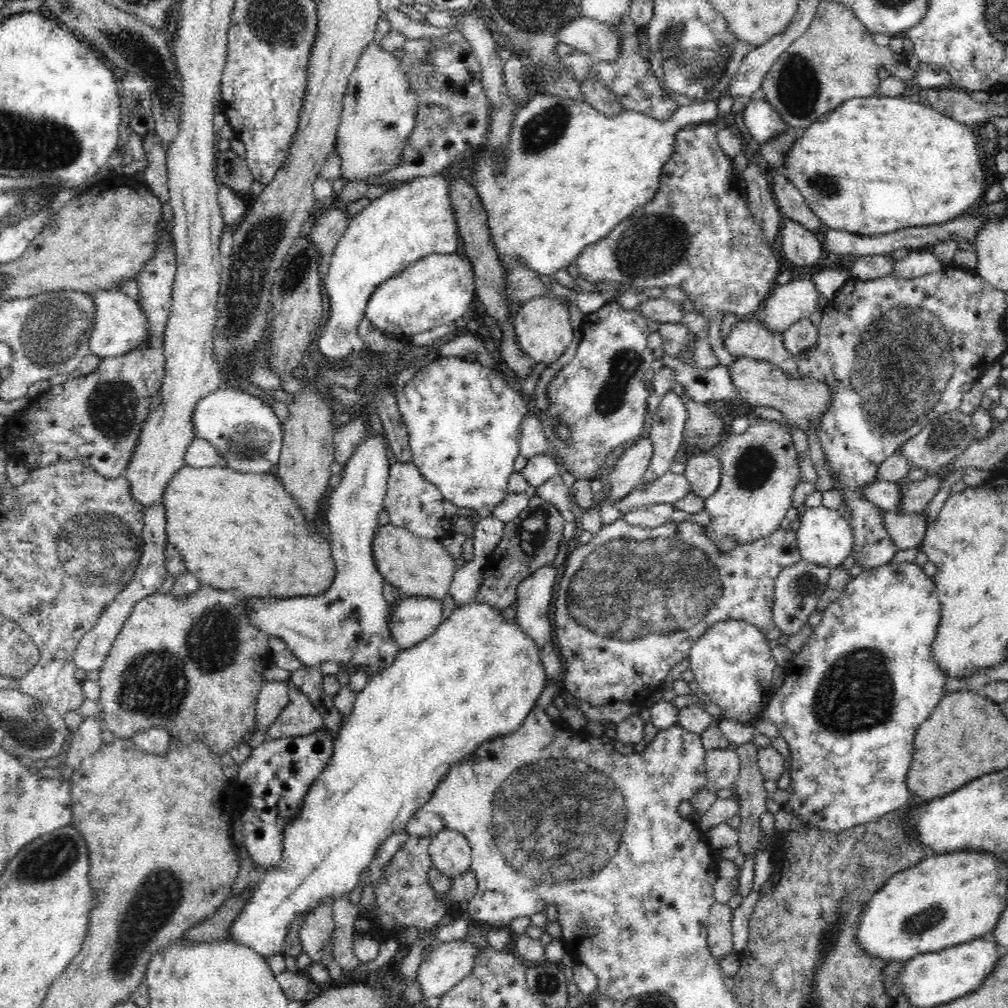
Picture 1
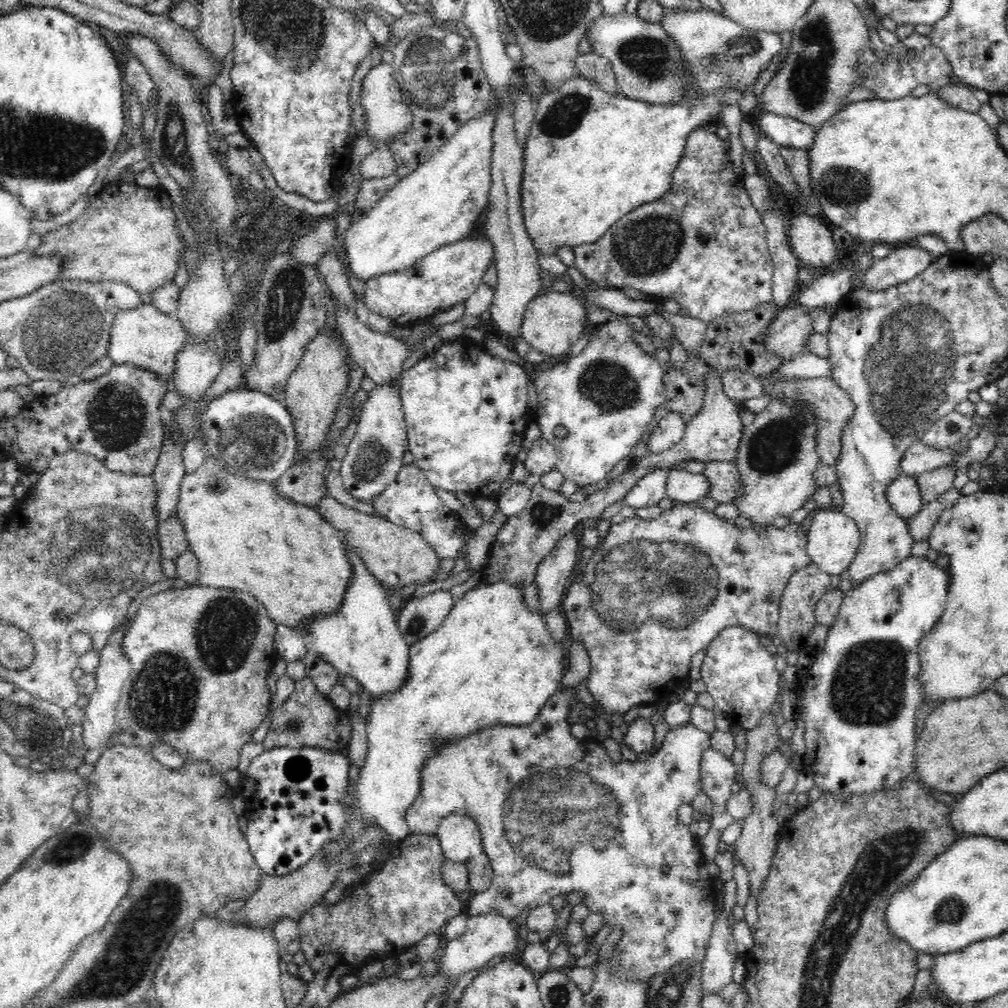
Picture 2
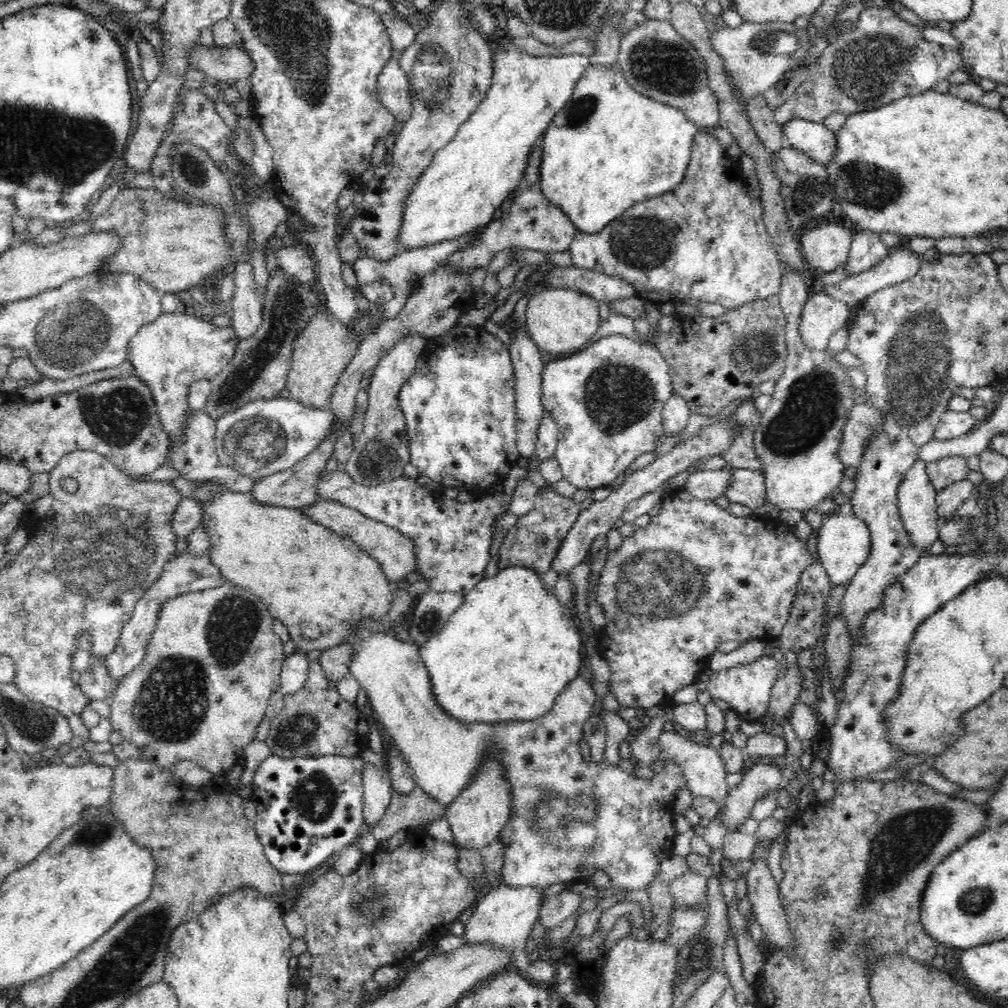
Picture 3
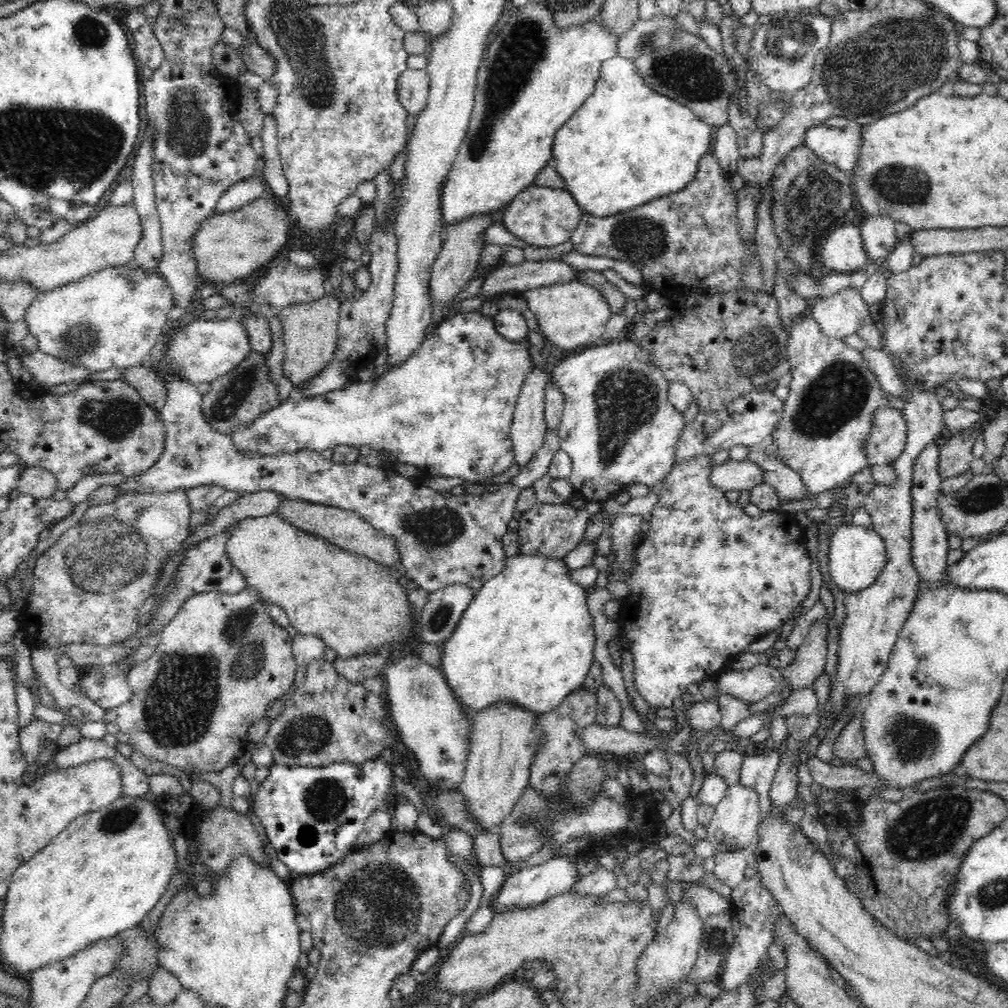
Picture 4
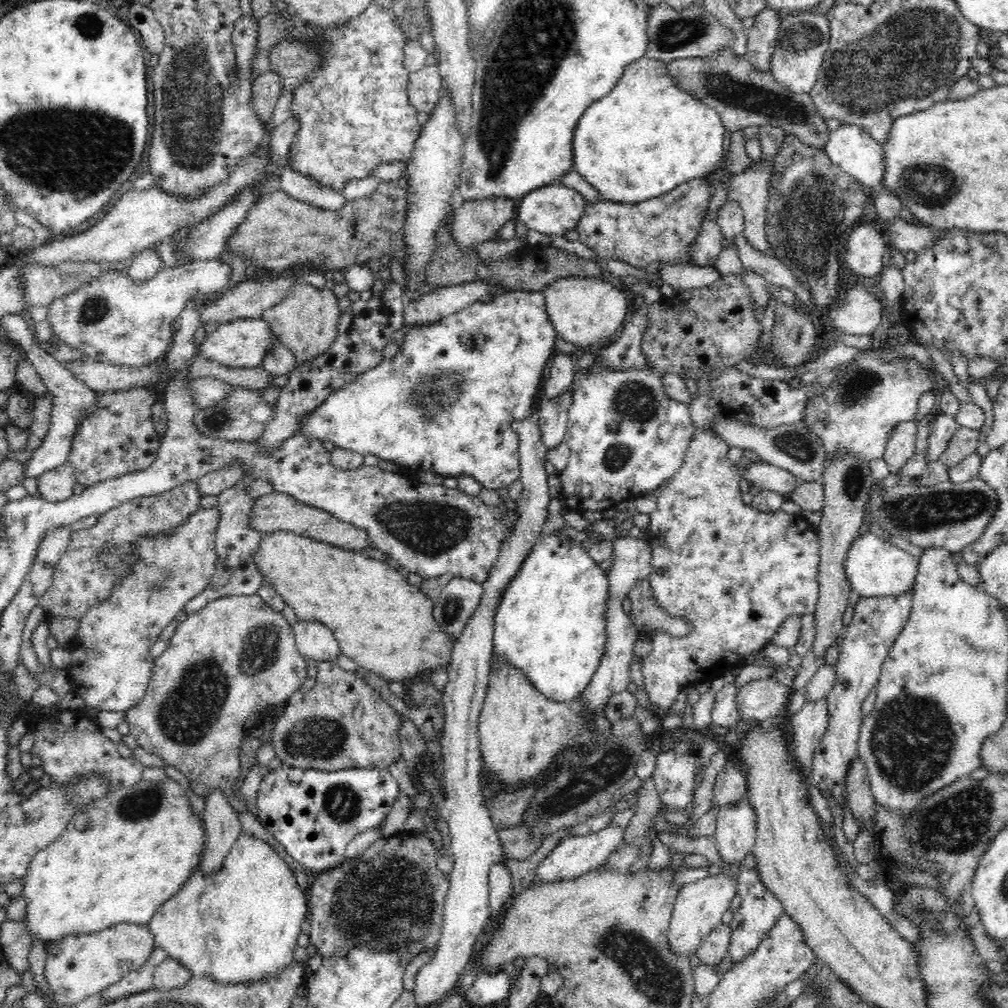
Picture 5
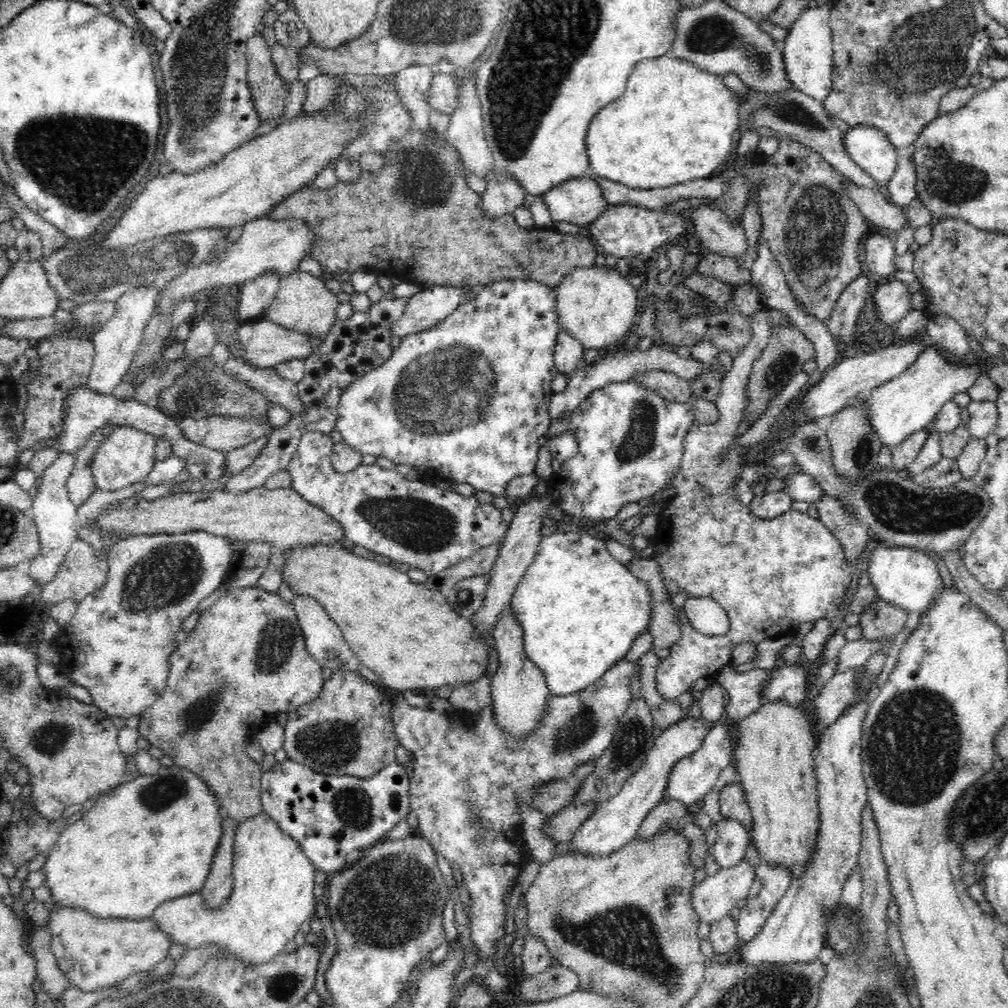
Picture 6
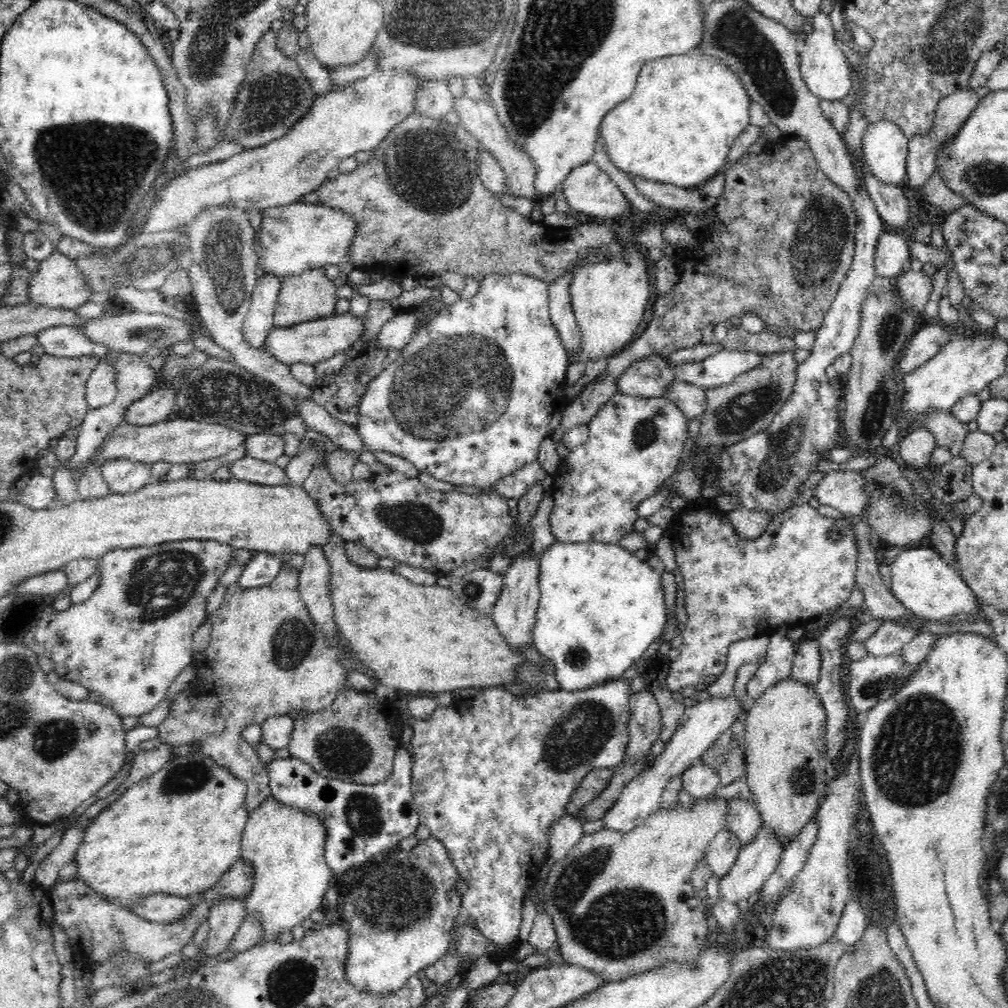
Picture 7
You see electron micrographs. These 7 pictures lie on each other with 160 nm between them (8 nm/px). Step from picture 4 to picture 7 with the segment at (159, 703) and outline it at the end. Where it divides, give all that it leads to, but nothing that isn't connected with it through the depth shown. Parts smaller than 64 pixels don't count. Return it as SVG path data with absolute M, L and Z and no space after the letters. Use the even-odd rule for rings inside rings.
M294 567L281 568L278 576L264 586L242 589L238 583L234 583L234 586L229 586L226 589L222 604L218 609L218 612L212 618L212 632L208 647L202 652L193 652L192 655L192 667L198 675L198 680L192 682L184 692L180 692L178 696L172 700L172 706L170 706L169 714L166 719L157 727L158 728L158 740L166 745L182 746L182 745L194 745L195 743L200 747L196 747L195 753L205 754L214 759L220 766L227 766L230 774L233 774L236 778L243 780L246 783L246 811L254 812L256 808L259 808L268 798L271 796L269 787L269 776L267 771L267 765L258 757L258 753L251 745L248 745L245 739L242 737L243 729L248 725L262 725L270 716L282 716L289 714L290 711L304 710L304 711L318 711L330 708L337 698L338 694L345 688L348 688L348 681L346 676L352 669L344 667L344 664L340 663L339 650L342 649L340 643L336 646L329 646L327 644L327 638L325 634L315 625L315 622L311 619L309 612L304 606L304 601L300 598L297 591L298 575L300 571L297 571Z

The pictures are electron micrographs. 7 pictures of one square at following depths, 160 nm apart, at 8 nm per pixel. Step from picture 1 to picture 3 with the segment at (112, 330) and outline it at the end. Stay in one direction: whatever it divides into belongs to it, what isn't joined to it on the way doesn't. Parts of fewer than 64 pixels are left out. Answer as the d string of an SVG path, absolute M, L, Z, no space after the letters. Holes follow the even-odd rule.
M182 310L162 314L158 320L142 326L129 338L128 359L152 394L171 448L178 444L186 426L190 385L202 379L213 379L232 360L240 340L231 327L217 328L212 325L207 314L188 316Z

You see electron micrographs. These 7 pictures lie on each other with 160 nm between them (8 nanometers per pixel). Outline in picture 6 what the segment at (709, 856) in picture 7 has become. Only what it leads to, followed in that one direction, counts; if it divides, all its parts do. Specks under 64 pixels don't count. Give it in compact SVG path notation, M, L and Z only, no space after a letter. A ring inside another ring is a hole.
M724 819L717 826L717 839L711 854L720 869L727 869L744 860L750 846L750 833L736 820Z

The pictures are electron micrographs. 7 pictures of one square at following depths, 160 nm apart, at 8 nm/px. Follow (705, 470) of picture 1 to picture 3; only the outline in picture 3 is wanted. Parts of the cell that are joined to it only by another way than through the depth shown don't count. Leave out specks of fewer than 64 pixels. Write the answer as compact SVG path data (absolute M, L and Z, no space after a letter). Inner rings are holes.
M732 468L726 498L730 502L744 504L751 509L760 508L766 502L766 487L763 474L746 468Z

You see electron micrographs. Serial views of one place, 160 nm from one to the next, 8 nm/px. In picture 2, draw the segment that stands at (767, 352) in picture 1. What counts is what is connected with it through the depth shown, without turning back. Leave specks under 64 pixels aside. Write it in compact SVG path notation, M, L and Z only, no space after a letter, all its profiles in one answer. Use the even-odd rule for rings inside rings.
M788 306L782 308L778 318L768 326L768 334L763 338L766 350L783 358L783 362L808 352L806 342L814 332L810 317L812 310Z

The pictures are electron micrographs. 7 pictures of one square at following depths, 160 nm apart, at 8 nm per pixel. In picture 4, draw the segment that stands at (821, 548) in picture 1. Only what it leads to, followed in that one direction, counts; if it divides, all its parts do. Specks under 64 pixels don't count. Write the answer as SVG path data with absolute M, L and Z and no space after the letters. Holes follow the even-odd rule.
M848 520L833 530L829 540L830 576L836 586L846 593L858 592L870 586L885 567L887 552L884 541L871 526L856 526Z

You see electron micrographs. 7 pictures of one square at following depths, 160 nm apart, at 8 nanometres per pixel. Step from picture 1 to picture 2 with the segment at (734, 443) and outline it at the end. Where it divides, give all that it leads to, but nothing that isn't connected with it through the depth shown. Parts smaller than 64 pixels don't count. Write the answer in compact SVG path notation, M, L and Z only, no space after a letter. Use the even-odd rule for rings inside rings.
M772 400L757 415L748 426L743 428L740 444L737 448L736 460L738 476L743 491L733 500L739 512L746 515L756 526L770 526L780 516L789 517L794 510L804 506L804 503L816 492L814 472L820 464L820 456L816 452L817 424L811 408L797 400Z

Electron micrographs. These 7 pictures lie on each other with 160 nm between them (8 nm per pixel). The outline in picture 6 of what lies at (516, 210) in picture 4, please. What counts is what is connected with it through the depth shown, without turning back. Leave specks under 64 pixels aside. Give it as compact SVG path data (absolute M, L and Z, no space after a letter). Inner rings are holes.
M590 172L584 177L554 186L542 195L542 199L550 211L553 224L568 222L577 226L588 225L598 220L610 206Z

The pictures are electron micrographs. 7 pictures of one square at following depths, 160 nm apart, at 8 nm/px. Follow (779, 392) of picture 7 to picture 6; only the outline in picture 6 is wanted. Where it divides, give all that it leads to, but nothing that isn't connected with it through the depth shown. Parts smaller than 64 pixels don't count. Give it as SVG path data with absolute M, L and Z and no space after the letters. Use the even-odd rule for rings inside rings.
M780 326L771 334L768 344L763 348L760 358L752 364L752 372L746 384L746 408L742 420L751 420L754 423L758 416L766 410L768 400L778 394L798 374L802 372L804 364L815 356L812 341L795 326Z

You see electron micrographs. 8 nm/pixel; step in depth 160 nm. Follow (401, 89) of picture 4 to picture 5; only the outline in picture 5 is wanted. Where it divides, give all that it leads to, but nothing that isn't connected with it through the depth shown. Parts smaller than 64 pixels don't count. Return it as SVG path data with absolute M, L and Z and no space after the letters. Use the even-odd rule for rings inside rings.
M426 65L415 73L410 73L407 86L410 104L418 113L429 114L438 104L442 85L441 72L436 65Z

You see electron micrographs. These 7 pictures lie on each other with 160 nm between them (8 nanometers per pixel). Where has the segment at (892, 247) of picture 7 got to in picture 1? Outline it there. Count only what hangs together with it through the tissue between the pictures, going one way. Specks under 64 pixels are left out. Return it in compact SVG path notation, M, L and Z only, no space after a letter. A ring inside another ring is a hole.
M783 217L779 235L784 259L791 264L812 267L821 259L824 245L818 238L819 232L810 231L796 221Z

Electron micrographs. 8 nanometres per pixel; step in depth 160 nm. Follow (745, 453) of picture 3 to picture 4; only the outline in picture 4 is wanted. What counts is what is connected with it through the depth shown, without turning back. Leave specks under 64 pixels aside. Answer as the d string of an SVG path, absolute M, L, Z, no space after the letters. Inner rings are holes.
M761 447L750 448L747 460L756 462L762 467L763 479L778 491L780 500L805 499L811 496L805 492L799 474L782 465Z

